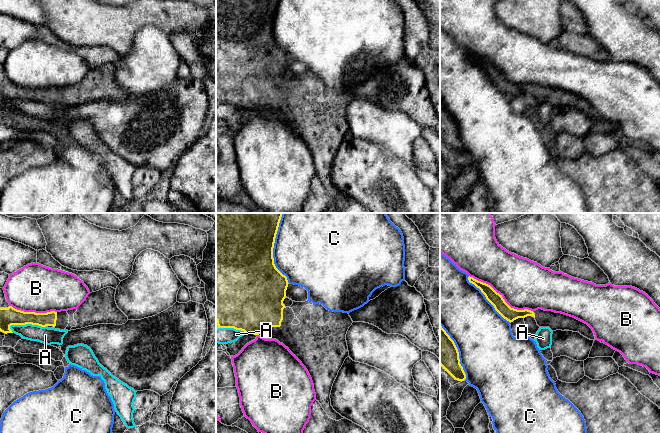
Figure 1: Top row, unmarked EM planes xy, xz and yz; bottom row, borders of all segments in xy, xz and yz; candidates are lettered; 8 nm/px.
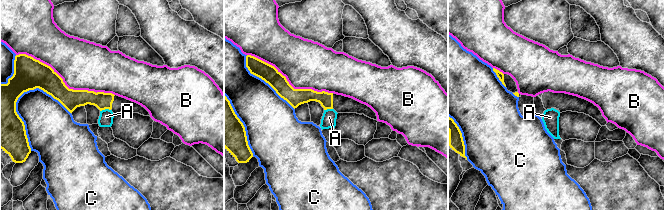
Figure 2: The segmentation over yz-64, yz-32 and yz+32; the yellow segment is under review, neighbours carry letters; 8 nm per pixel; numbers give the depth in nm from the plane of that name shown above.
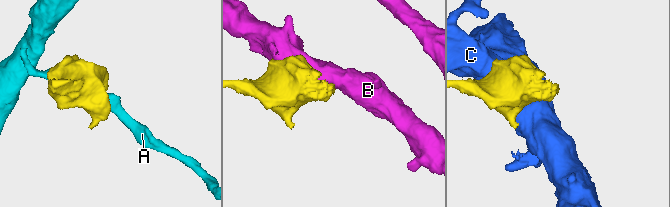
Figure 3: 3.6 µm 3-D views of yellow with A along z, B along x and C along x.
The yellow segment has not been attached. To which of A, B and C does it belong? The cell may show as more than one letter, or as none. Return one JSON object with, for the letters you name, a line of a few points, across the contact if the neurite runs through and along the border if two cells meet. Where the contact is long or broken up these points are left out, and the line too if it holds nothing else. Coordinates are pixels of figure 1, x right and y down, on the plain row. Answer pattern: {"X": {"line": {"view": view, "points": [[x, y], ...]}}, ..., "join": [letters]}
{"join": []}

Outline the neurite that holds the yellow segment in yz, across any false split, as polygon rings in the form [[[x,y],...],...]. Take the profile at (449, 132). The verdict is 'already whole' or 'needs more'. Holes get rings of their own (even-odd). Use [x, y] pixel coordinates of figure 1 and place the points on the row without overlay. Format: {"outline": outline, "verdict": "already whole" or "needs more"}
{"outline": [[[440,101],[440,142],[455,156],[464,157],[466,150],[460,140],[459,128],[450,112]]], "verdict": "already whole"}

